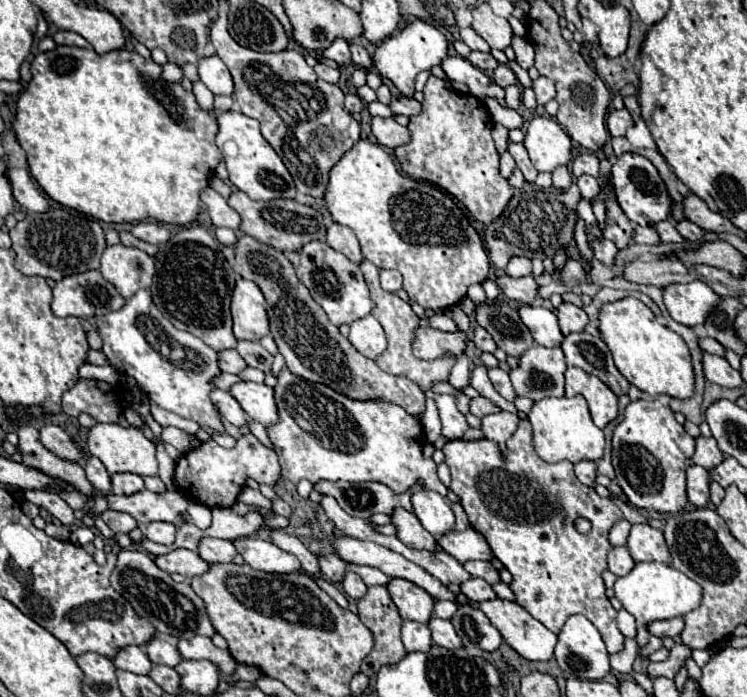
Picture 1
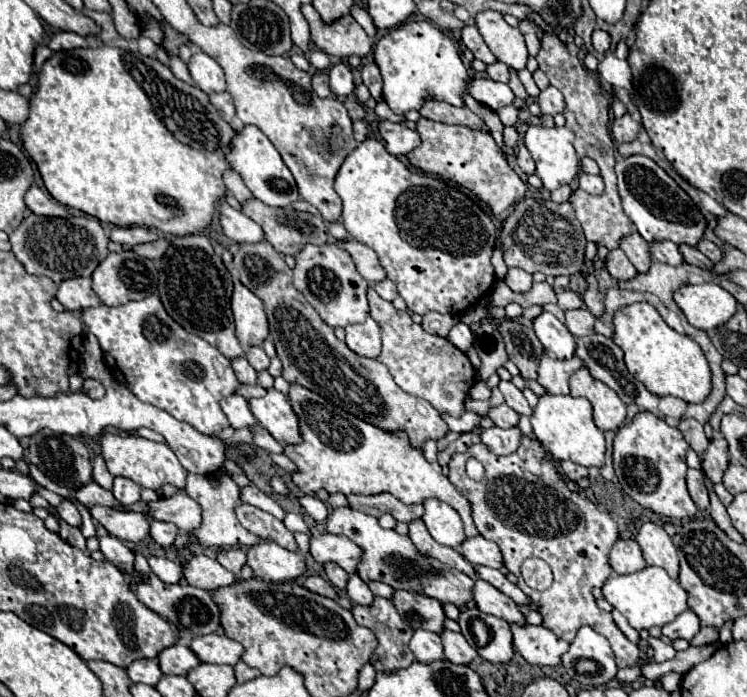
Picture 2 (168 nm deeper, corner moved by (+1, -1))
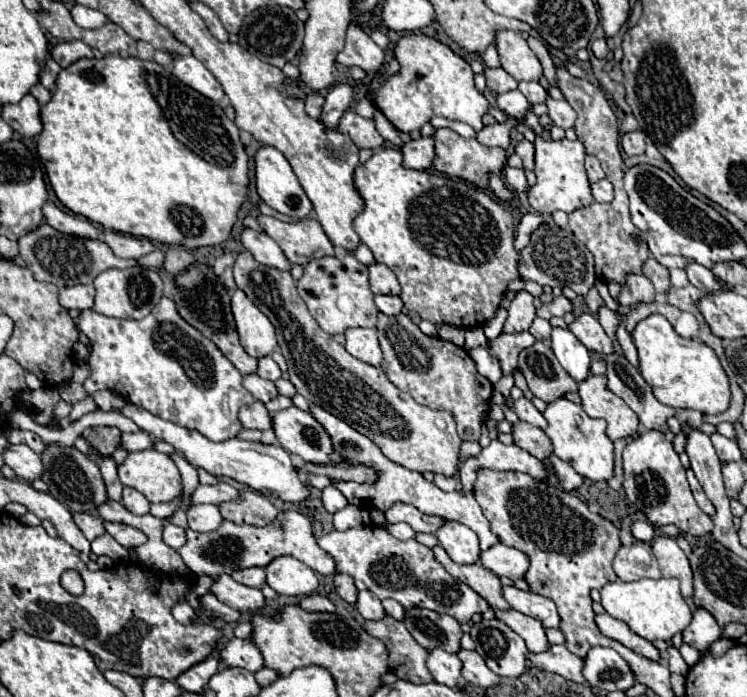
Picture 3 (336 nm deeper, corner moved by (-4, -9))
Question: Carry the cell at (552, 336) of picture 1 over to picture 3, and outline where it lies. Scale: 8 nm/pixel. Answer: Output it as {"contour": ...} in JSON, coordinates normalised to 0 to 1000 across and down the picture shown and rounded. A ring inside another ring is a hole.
{"contour":[[[739,471],[739,502],[768,545],[779,548],[790,539],[790,505],[763,473]]]}

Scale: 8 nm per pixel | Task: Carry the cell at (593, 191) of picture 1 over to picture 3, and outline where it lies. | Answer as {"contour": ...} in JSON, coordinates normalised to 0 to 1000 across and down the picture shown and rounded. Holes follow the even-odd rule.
{"contour":[[[809,255],[809,258],[793,264],[793,278],[795,278],[795,287],[798,287],[798,290],[817,290],[817,287],[822,284],[822,270],[819,270],[819,264]]]}

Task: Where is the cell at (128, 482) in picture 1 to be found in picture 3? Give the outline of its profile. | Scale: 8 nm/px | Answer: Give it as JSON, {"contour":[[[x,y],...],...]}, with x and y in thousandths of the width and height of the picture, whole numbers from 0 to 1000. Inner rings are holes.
{"contour":[[[171,697],[163,706],[163,726],[171,729],[177,737],[198,737],[201,735],[201,720],[195,717],[195,712]]]}

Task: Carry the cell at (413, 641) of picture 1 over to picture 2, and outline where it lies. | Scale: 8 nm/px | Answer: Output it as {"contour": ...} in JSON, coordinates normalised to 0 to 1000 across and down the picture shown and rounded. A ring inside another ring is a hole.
{"contour":[[[553,904],[550,921],[548,921],[550,935],[556,938],[556,944],[561,950],[582,950],[593,944],[593,927],[590,927],[590,915],[582,907],[572,907],[572,904]]]}

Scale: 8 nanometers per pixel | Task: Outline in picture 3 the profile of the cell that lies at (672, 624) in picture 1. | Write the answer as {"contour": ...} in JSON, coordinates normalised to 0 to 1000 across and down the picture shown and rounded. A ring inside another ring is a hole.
{"contour":[[[934,872],[926,884],[926,892],[916,904],[916,921],[932,933],[942,933],[964,915],[967,915],[967,898],[956,890],[956,884],[948,875]]]}

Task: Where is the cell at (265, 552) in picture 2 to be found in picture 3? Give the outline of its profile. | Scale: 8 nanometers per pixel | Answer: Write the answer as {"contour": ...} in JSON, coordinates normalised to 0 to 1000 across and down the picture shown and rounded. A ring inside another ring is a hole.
{"contour":[[[369,801],[353,818],[359,841],[364,841],[378,855],[410,855],[426,844],[423,821],[396,801]]]}

